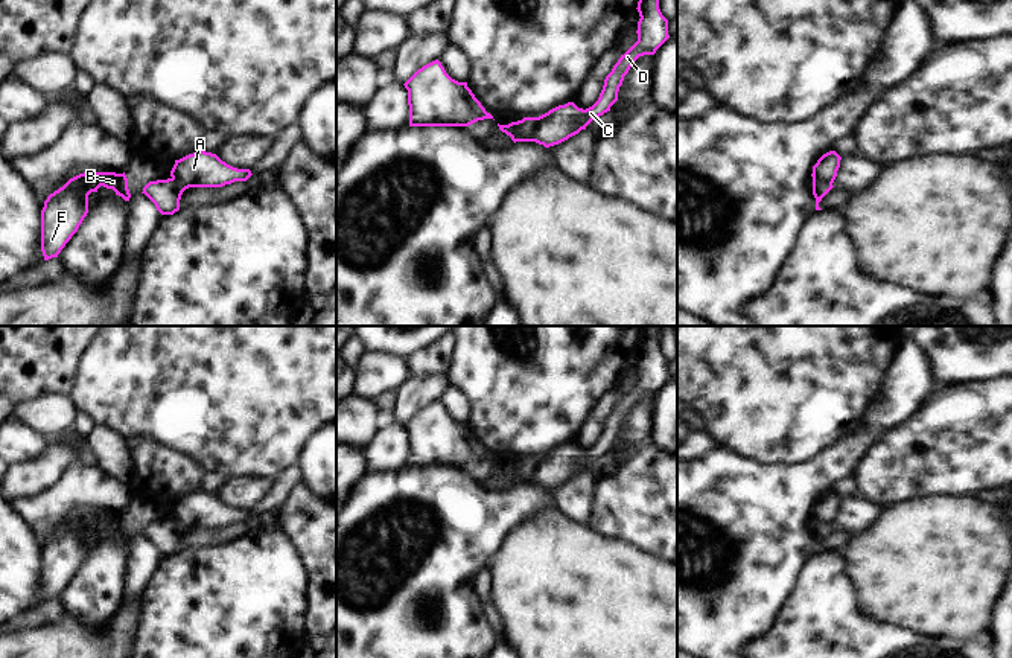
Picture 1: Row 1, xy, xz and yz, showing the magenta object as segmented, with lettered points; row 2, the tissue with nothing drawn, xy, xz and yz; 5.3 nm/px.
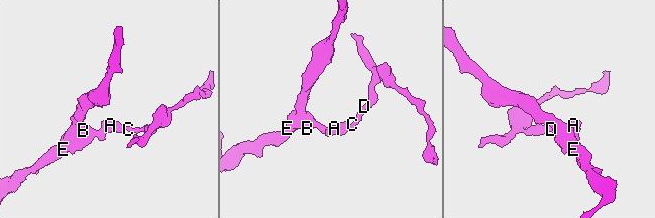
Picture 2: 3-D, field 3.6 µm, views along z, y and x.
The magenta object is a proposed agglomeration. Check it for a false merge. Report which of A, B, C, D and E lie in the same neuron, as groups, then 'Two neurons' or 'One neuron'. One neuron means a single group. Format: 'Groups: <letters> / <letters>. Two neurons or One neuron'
Groups: A C D / B E. Two neurons

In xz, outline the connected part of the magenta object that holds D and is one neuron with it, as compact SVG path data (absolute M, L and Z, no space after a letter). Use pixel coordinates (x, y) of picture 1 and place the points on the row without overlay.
M642 326L638 343L638 382L618 401L612 413L606 417L598 442L583 451L574 443L559 446L539 458L524 458L510 477L516 483L536 483L545 489L559 486L610 452L618 442L618 433L624 417L633 404L644 396L654 396L656 391L670 379L668 361L659 350L660 326Z

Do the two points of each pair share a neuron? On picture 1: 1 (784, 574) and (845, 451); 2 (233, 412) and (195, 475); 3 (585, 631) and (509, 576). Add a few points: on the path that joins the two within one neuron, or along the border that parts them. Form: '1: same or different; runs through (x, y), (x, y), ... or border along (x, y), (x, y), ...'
1: same; runs through (784, 544), (786, 511), (814, 482)
2: different; border along (169, 450), (187, 457), (206, 472)
3: same; runs through (566, 613), (557, 603), (551, 603), (527, 579)

